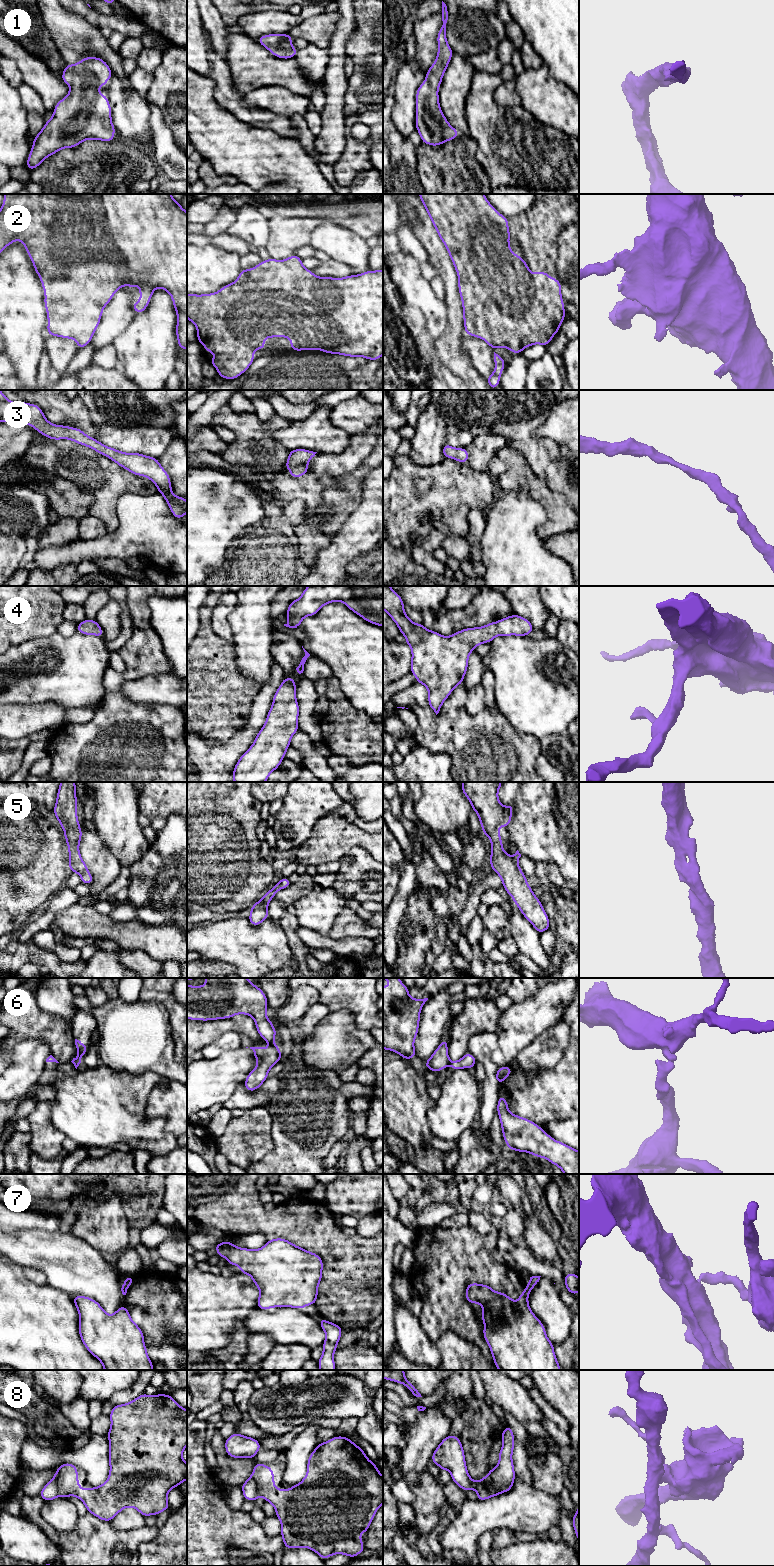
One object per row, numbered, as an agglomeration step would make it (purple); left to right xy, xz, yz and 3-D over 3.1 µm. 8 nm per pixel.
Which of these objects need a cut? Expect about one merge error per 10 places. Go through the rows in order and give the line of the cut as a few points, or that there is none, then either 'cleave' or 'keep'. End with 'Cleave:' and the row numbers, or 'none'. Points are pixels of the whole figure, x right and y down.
1: no cut | keep
2: no cut | keep
3: no cut | keep
4: no cut | keep
5: no cut | keep
6: xz (270, 1043), (273, 1044) | cleave
7: yz (528, 1284), (531, 1288) | cleave
8: yz (493, 1469), (489, 1486), (484, 1486), (477, 1482) | cleave
Cleave: 6, 7, 8

